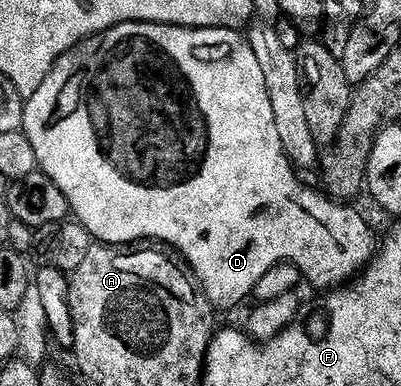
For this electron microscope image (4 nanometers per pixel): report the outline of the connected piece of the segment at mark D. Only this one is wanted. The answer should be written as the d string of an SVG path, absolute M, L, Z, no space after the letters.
M129 21L123 25L114 25L103 33L97 33L94 37L87 37L76 47L69 49L54 64L52 71L48 71L44 83L40 83L37 91L26 101L26 114L22 120L22 129L26 134L28 143L32 143L32 151L36 151L38 169L45 173L48 179L52 179L52 183L56 183L56 187L60 187L60 191L64 191L64 199L68 199L71 214L79 224L87 229L95 242L115 247L130 247L135 243L162 243L158 241L167 241L171 245L171 247L169 246L171 250L179 249L182 252L183 258L181 257L181 260L188 266L189 272L196 278L197 284L206 294L206 298L215 310L230 309L233 305L240 304L246 296L249 298L254 292L256 283L260 283L260 279L264 279L264 271L276 267L281 261L291 261L302 272L305 284L310 284L314 289L322 289L321 291L333 291L347 284L355 275L361 274L375 255L376 237L374 241L374 229L356 210L350 209L354 207L334 200L333 197L317 188L315 188L316 190L309 189L308 186L302 185L301 179L297 177L299 174L296 172L295 166L291 165L290 156L284 151L284 147L280 143L280 131L276 131L276 115L272 115L272 99L268 99L268 87L264 83L264 71L260 71L260 63L256 60L256 51L252 51L249 40L241 32L232 29L187 29L180 25L149 25L146 21Z

